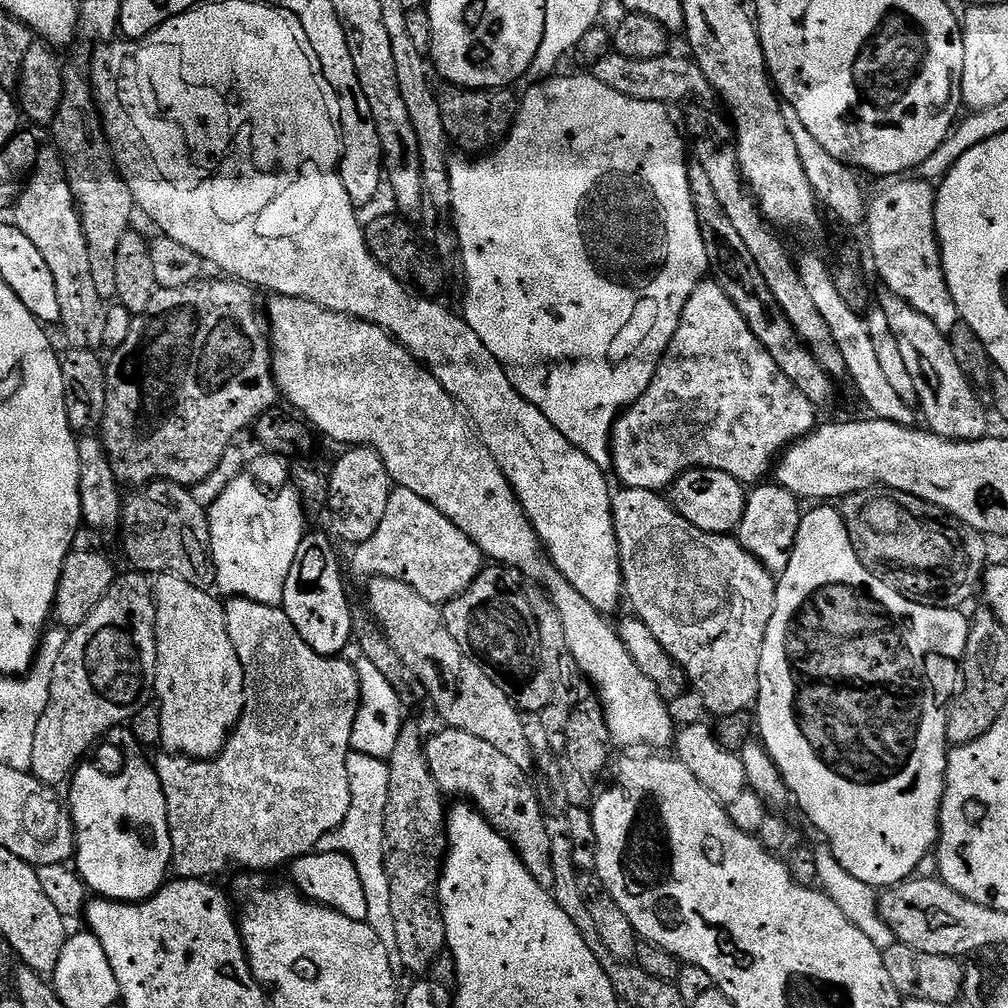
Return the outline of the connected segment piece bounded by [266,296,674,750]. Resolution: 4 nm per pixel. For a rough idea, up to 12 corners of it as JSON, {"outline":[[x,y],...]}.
{"outline":[[272,296],[272,377],[489,561],[548,588],[613,745],[669,705],[496,459],[378,324]]}

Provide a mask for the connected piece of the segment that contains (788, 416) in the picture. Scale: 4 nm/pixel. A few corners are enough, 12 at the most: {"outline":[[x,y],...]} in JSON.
{"outline":[[702,282],[616,417],[619,483],[755,486],[817,427],[720,285]]}

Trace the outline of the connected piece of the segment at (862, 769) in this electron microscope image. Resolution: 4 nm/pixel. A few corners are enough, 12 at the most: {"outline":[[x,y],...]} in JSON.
{"outline":[[832,506],[776,580],[754,705],[858,882],[912,877],[969,617]]}

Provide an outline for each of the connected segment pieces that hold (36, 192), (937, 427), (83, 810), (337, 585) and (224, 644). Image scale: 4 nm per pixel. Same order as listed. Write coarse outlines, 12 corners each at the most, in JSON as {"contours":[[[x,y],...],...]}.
{"contours":[[[41,151],[14,223],[50,266],[68,348],[103,349],[106,304],[64,161]],[[897,296],[894,334],[927,431],[985,439],[989,409],[949,337]],[[84,762],[66,807],[97,897],[143,902],[172,863],[153,765]],[[305,535],[284,583],[284,613],[318,654],[353,639],[340,562]],[[154,580],[168,754],[217,757],[244,709],[225,605]]]}

